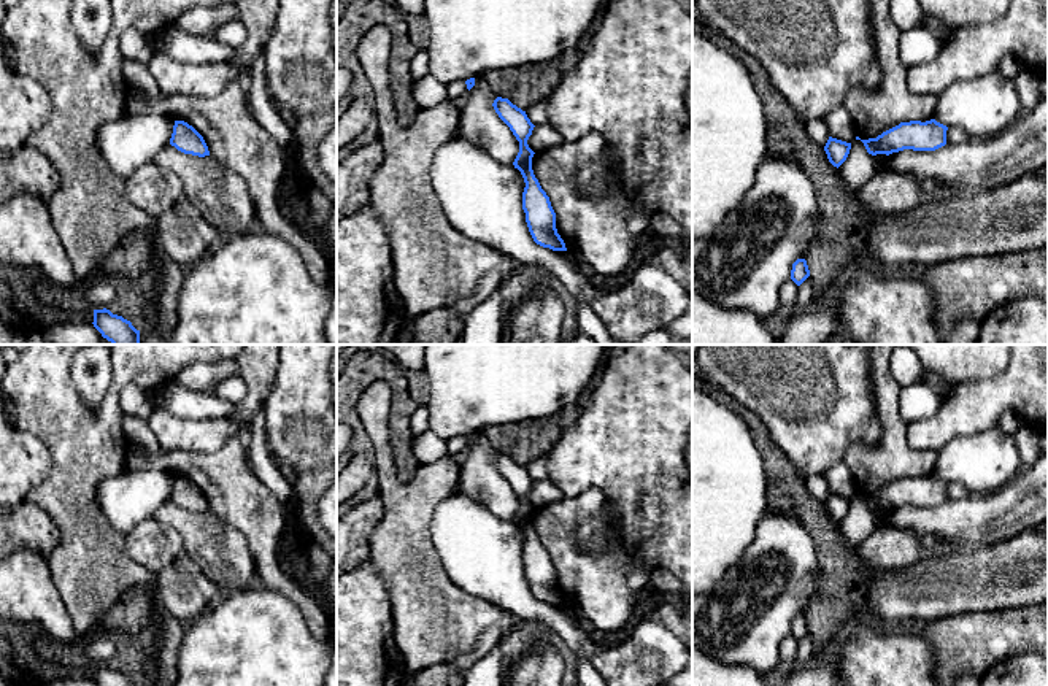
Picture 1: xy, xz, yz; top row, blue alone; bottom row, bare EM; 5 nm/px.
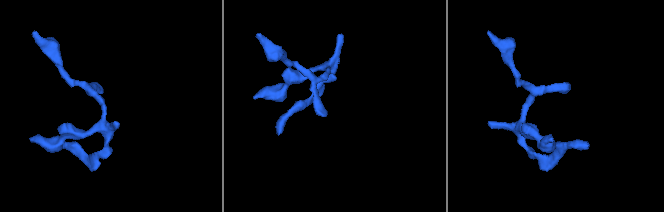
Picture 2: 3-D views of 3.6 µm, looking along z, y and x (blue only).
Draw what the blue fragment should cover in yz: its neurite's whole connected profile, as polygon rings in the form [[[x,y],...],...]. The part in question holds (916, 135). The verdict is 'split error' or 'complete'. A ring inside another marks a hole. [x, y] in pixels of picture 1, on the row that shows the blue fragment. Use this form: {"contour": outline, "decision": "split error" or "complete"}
{"contour": [[[935,119],[910,121],[883,132],[877,138],[861,140],[869,154],[892,154],[904,149],[935,151],[946,145],[948,127]]], "decision": "complete"}

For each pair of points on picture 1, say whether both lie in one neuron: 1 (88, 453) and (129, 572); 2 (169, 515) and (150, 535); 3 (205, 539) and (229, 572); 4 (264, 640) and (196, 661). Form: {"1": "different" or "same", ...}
{"1": "same", "2": "different", "3": "same", "4": "same"}

